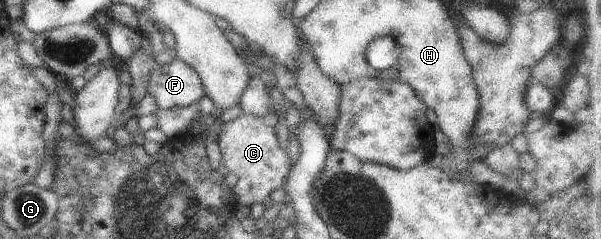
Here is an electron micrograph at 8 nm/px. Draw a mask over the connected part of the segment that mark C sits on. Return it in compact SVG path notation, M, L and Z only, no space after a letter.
M287 98L282 102L280 110L272 109L263 115L242 113L236 120L223 124L221 138L217 141L222 151L224 166L238 176L238 183L234 187L237 205L251 207L252 204L265 203L274 190L284 188L291 170L288 158L288 148L282 148L276 135L276 125L280 116L286 115L291 106Z

